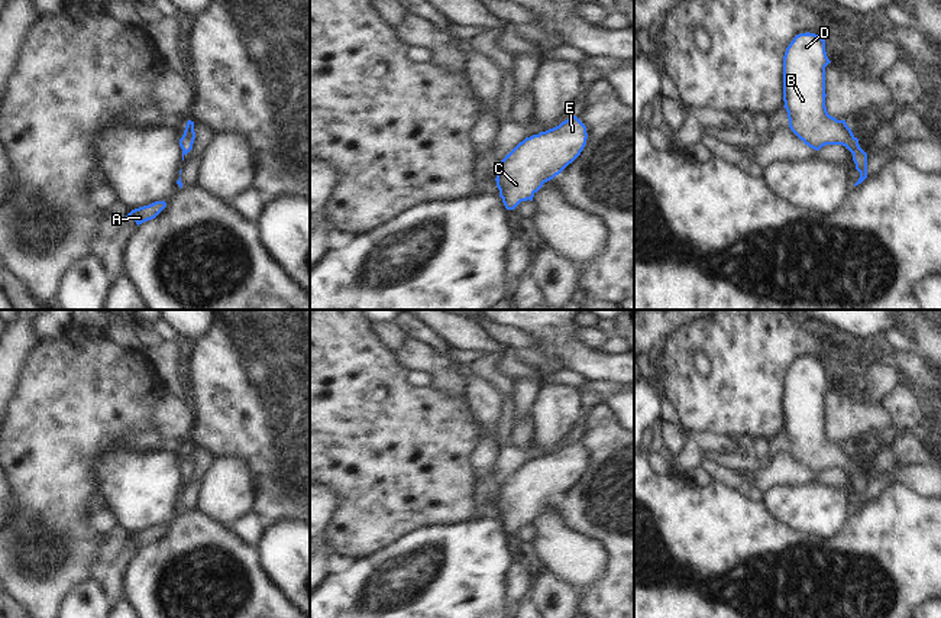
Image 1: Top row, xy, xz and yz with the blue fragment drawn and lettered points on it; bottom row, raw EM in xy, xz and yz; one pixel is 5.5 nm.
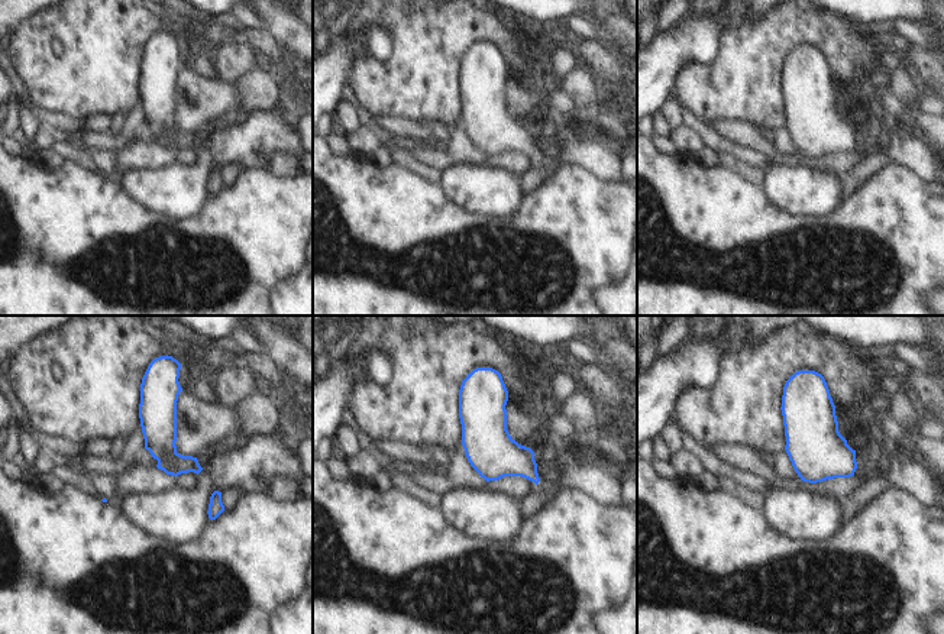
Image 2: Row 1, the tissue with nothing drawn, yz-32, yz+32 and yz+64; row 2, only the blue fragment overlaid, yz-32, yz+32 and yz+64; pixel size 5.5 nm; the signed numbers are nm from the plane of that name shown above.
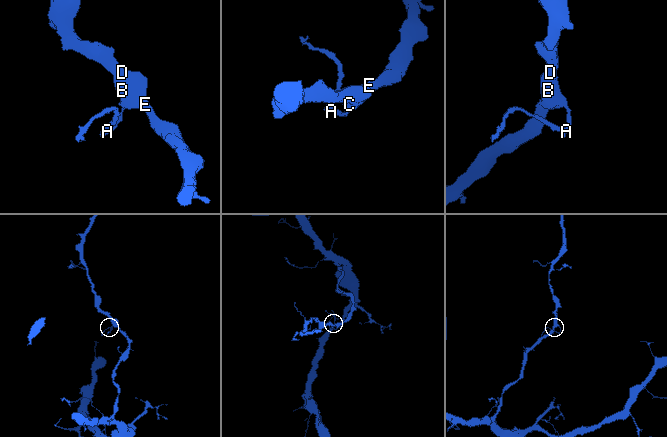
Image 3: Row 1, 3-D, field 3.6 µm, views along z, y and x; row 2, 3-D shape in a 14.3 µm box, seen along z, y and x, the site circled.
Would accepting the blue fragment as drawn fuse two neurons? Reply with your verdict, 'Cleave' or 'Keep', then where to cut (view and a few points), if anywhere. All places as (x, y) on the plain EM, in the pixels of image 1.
Keep. No split.

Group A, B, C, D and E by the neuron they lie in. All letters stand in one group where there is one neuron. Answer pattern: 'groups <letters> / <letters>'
groups A B C D E

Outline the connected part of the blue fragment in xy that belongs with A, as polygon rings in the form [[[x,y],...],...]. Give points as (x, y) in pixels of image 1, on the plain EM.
[[[155,525],[149,530],[132,534],[125,544],[133,543],[139,550],[148,544],[155,543],[165,531],[166,531],[165,525]]]

